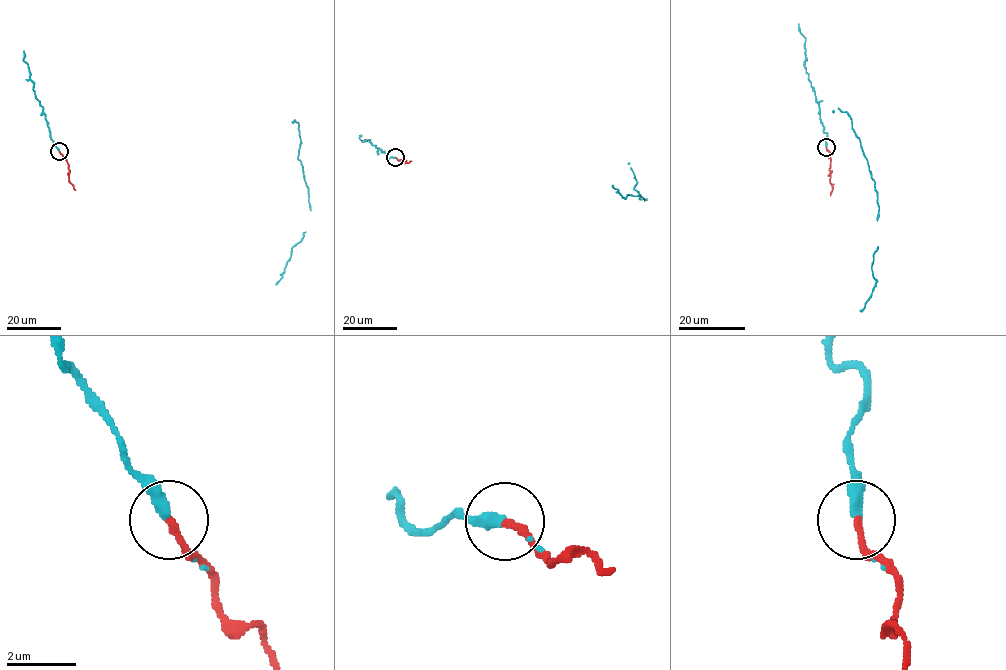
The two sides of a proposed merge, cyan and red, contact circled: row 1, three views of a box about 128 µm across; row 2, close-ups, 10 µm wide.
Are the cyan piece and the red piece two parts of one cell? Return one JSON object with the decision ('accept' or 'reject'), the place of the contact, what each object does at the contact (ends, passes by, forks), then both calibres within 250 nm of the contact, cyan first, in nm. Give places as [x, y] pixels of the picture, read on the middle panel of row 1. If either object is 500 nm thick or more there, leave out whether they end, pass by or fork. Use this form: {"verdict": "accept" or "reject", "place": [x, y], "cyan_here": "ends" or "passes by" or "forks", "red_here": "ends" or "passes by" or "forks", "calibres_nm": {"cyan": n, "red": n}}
{"verdict": "accept", "place": [395, 157], "cyan_here": "passes by", "red_here": "ends", "calibres_nm": {"cyan": 240, "red": 190}}

